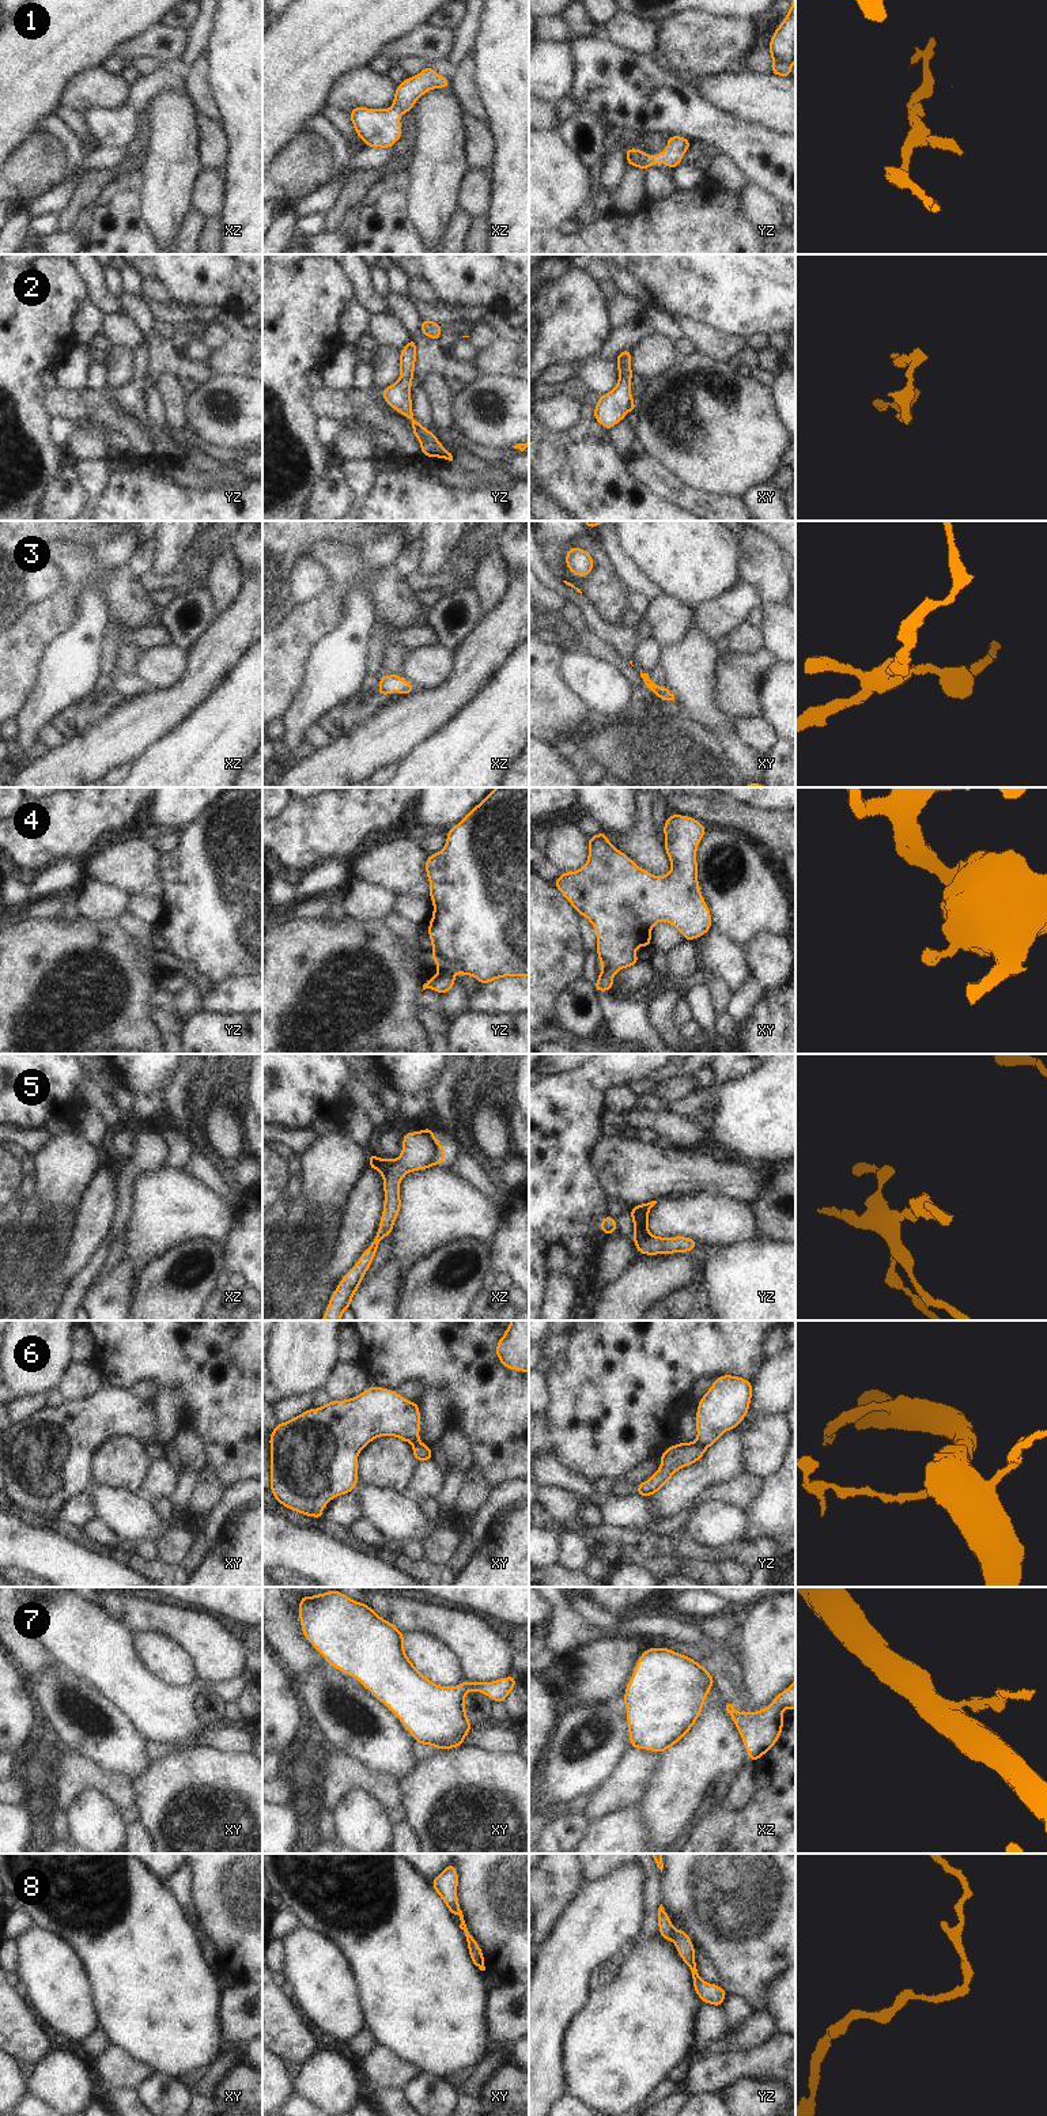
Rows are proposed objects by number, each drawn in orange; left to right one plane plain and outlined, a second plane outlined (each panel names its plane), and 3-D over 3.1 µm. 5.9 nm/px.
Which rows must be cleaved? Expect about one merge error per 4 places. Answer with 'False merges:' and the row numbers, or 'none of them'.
False merges: 6, 8

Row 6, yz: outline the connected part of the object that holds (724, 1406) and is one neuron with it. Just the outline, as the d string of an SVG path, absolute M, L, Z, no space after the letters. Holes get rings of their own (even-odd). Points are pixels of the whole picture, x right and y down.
M718 1376L698 1405L696 1443L707 1450L723 1432L737 1428L748 1414L751 1399L751 1380Z

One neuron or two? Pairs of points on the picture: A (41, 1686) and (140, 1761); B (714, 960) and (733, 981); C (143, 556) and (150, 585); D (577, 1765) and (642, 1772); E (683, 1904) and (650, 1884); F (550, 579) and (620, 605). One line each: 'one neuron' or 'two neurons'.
A: one neuron
B: one neuron
C: two neurons
D: two neurons
E: two neurons
F: two neurons

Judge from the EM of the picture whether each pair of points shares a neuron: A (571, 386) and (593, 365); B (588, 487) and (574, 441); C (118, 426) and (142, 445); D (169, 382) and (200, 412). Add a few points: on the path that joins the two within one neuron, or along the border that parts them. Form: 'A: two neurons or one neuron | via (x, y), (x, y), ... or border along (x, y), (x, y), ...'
A: two neurons | border along (573, 378), (588, 390)
B: one neuron | via (585, 476), (578, 468), (578, 452)
C: one neuron | via (124, 426), (138, 439)
D: two neurons | border along (188, 397), (184, 424)

